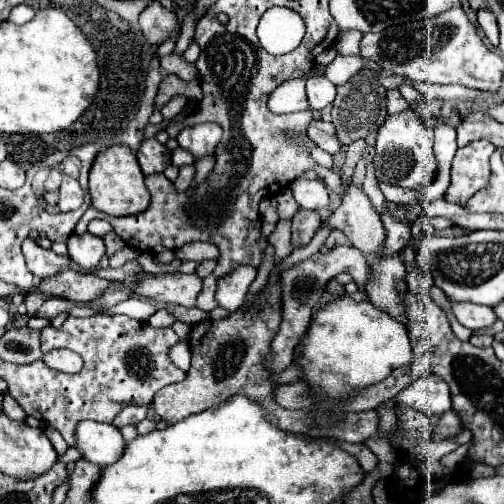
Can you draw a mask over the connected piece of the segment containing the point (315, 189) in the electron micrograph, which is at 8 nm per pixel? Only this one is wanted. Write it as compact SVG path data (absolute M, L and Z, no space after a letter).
M296 178L290 184L290 190L292 190L300 208L308 208L308 210L324 208L324 210L328 210L328 206L330 206L330 196L328 196L328 190L322 184L322 180L300 180L300 178Z

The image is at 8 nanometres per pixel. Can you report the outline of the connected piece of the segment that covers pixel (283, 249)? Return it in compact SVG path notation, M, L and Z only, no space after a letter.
M278 220L276 230L270 234L270 242L276 248L276 262L286 258L292 252L292 246L290 246L290 226L292 226L290 220Z

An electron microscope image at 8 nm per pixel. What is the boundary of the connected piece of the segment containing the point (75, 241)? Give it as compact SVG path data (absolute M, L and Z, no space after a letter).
M86 232L82 236L72 234L68 238L68 256L86 272L100 268L100 260L104 254L106 254L106 244L100 236Z

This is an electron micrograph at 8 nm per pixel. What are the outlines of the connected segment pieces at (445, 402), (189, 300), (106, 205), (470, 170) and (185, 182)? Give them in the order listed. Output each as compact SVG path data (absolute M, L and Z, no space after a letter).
M426 374L412 382L406 390L402 390L396 400L400 404L408 404L412 408L418 408L426 416L438 416L444 410L450 410L450 390L448 384L436 376Z
M146 274L136 282L132 294L152 298L158 304L182 304L194 306L198 292L202 290L202 278L196 274Z
M114 144L100 150L90 170L90 196L92 196L92 206L110 216L130 216L146 210L150 194L144 186L144 174L130 146Z
M476 140L476 142L470 142L468 146L464 146L462 150L458 148L458 152L454 156L454 162L452 162L452 184L444 194L446 202L466 206L470 196L478 194L480 190L484 190L490 184L490 176L492 176L490 156L492 156L492 152L494 152L494 144L490 144L488 140Z
M182 166L178 178L174 180L174 188L176 188L176 192L184 192L184 190L190 186L192 176L194 176L194 166Z

